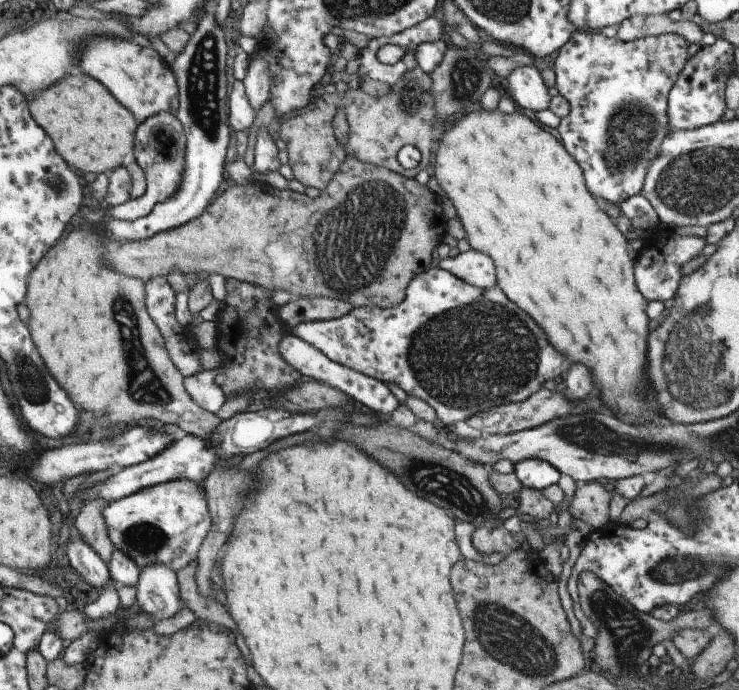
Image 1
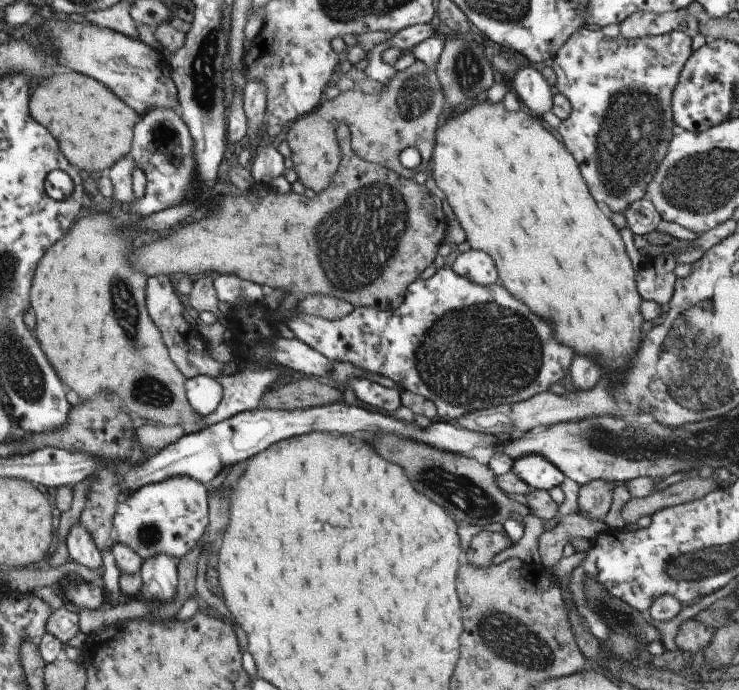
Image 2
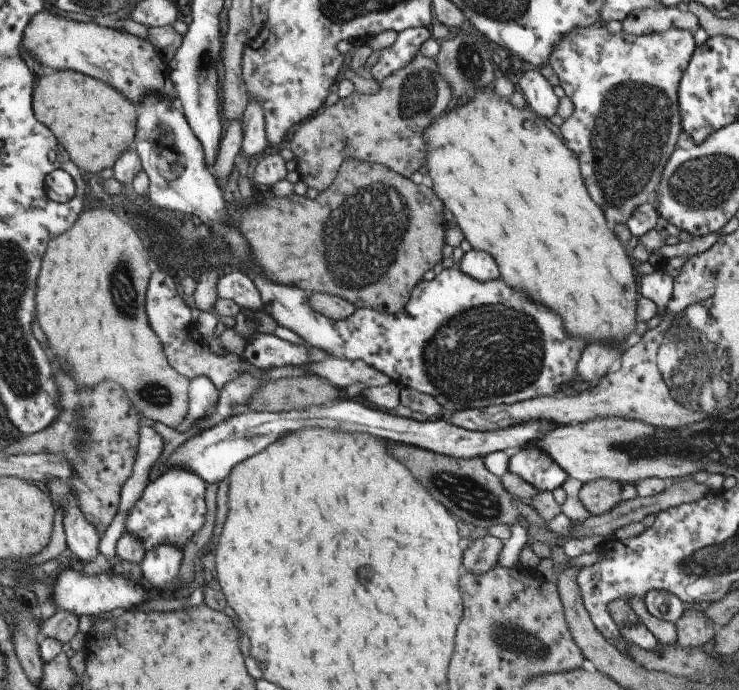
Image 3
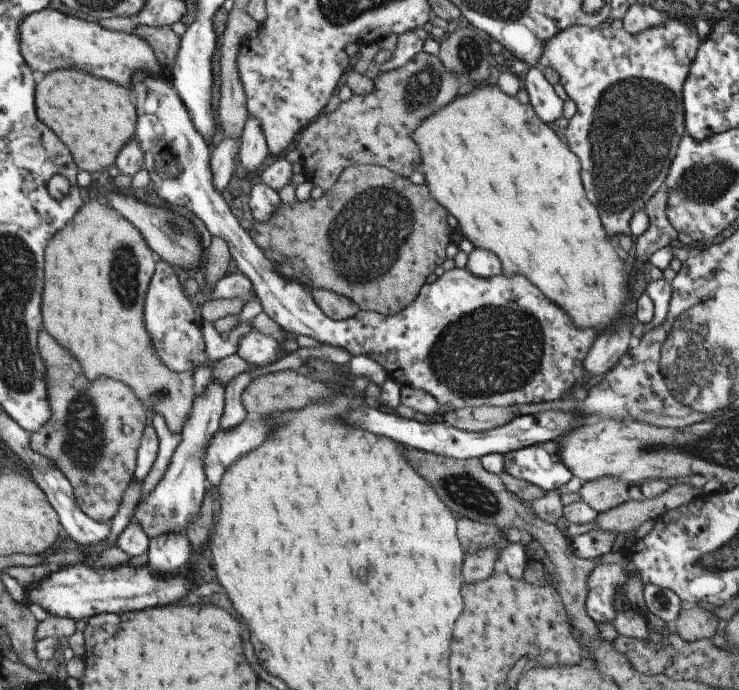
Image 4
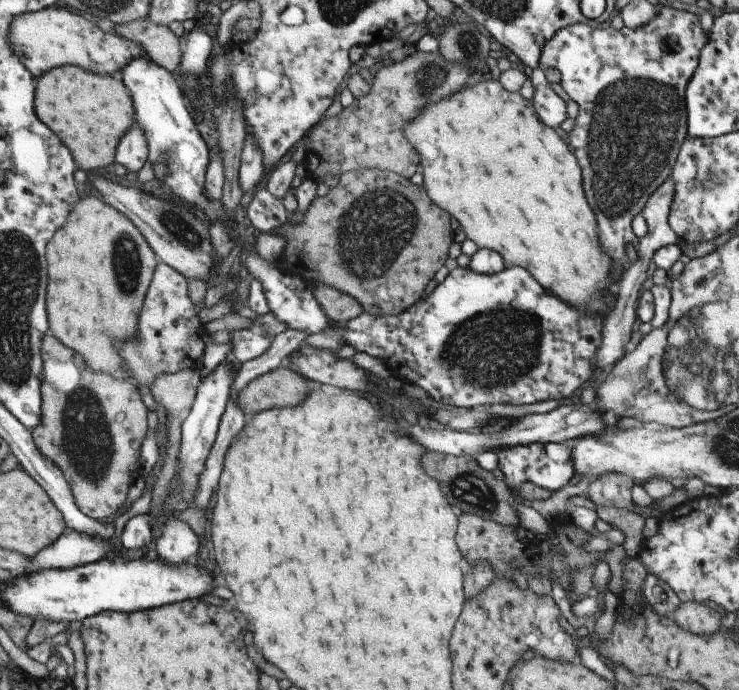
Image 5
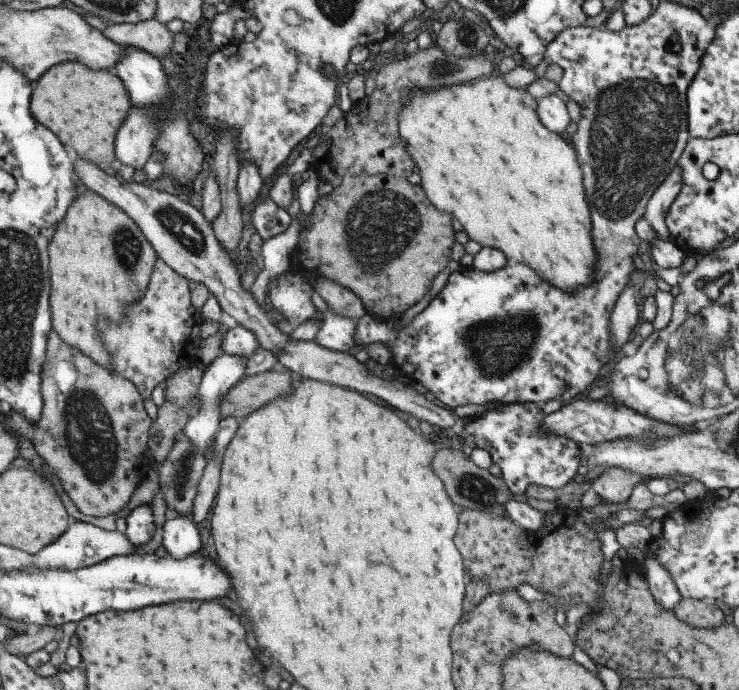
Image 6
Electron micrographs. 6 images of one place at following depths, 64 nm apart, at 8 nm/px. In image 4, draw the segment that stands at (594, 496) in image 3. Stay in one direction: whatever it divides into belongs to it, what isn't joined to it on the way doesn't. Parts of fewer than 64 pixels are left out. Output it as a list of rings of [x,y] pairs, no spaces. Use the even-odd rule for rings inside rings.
[[[605,475],[585,481],[576,493],[591,510],[599,513],[627,502],[630,499],[628,487],[629,485],[621,478]]]

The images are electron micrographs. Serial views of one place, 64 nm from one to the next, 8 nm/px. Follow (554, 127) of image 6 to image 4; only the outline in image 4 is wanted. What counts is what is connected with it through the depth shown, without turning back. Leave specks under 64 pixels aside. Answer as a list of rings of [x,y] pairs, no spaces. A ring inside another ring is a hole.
[[[531,67],[524,78],[523,85],[529,98],[528,104],[532,106],[541,122],[553,123],[561,118],[563,101],[555,94],[540,69]]]

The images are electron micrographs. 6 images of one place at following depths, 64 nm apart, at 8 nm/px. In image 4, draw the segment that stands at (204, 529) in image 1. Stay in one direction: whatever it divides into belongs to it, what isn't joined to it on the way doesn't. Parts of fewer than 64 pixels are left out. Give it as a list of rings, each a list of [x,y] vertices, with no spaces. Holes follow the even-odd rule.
[[[209,382],[201,396],[194,396],[191,410],[180,430],[180,441],[170,456],[170,461],[155,488],[139,502],[132,516],[133,522],[145,532],[148,539],[161,534],[184,532],[185,526],[199,514],[201,499],[210,489],[203,474],[203,450],[207,440],[217,432],[218,422],[224,407],[224,387]]]

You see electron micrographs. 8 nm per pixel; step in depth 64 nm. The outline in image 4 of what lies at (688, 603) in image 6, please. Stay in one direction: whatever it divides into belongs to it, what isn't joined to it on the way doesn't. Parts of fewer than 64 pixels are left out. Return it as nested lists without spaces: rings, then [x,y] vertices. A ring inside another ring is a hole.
[[[684,605],[671,624],[672,630],[679,634],[681,640],[693,642],[701,638],[711,638],[717,628],[717,620],[713,612],[697,606]]]

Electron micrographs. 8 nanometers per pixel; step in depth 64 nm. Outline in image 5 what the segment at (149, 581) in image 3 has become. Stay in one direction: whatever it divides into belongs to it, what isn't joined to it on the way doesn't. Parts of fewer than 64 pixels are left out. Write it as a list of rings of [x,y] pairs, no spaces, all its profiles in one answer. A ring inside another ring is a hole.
[[[167,519],[155,538],[155,554],[165,564],[181,564],[194,559],[198,538],[191,528],[177,519]]]

